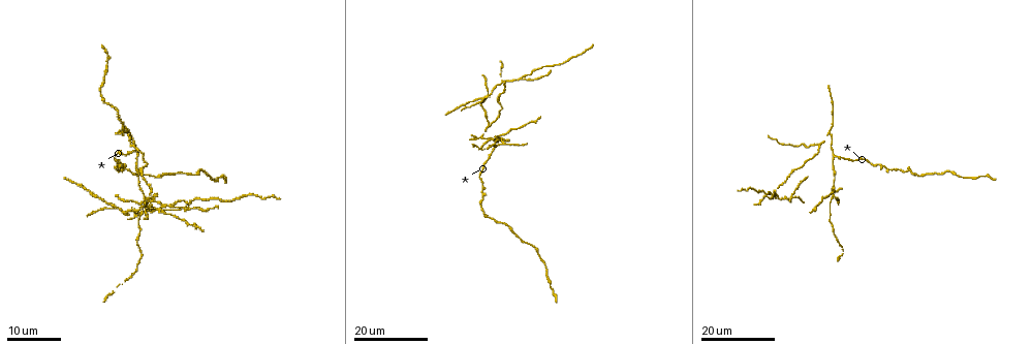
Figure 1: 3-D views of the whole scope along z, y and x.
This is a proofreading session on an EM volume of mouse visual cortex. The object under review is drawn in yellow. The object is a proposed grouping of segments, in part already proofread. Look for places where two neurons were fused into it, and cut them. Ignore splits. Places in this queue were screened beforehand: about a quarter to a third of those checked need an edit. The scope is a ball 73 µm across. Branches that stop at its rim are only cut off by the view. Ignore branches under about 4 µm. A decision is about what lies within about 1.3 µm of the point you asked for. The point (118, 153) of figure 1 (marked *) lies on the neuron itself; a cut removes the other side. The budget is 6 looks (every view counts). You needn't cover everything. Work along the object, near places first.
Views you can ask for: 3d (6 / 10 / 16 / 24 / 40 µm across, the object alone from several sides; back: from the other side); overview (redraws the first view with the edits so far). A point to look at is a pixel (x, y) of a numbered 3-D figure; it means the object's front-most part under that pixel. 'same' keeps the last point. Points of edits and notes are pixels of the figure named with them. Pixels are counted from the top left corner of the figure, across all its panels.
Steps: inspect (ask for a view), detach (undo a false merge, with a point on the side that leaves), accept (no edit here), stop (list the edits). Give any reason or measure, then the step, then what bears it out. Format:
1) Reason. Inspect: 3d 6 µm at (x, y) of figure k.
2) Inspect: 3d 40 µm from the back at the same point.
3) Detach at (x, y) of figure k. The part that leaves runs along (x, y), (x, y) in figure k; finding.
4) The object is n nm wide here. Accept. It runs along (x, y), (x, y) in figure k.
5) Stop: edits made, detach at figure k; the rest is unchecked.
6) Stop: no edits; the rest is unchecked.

Three-way junction. Inspect: 3d 24 µm at (150, 203) of figure 1.

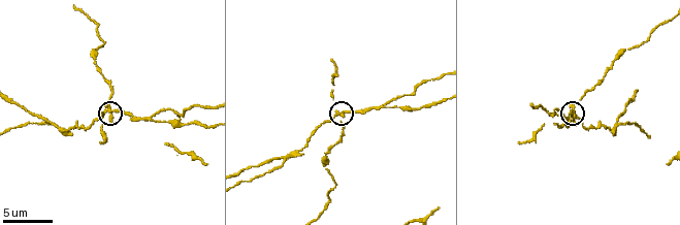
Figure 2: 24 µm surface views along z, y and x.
Inspect: 3d 6 µm at (573, 110) of figure 2.

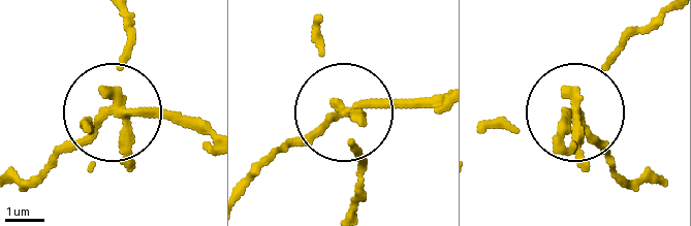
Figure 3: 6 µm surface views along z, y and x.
The object is 200 nm wide here. Detach at (120, 161) of figure 3. The part that leaves runs along (120, 107), (206, 124) in figure 3; a second neuron is stuck on.

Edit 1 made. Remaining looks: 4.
Inspect: 3d 16 µm at (818, 145) of figure 1.

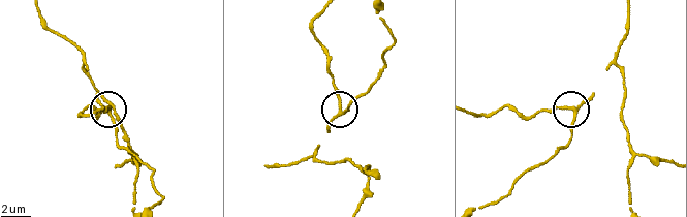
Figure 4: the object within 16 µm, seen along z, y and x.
Inspect: 3d 10 µm at (340, 113) of figure 4.

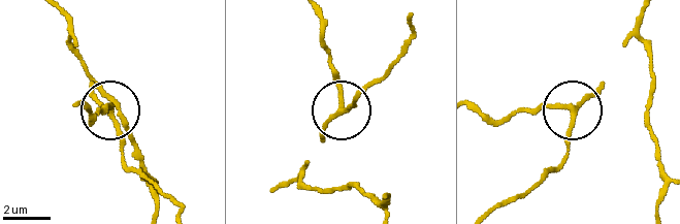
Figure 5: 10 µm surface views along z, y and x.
Accept. It runs along (670, 178), (640, 42), (575, 105), (512, 113) in figure 5; continuous, no second neuron.

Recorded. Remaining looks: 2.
Three arms meet. Inspect: 3d 24 µm at (835, 155) of figure 1.

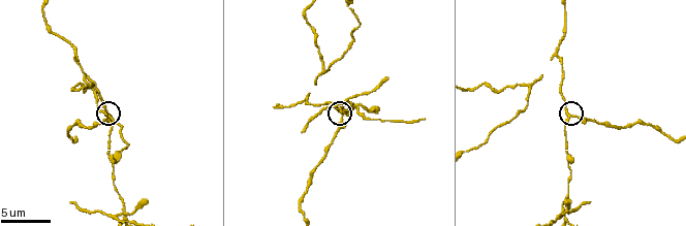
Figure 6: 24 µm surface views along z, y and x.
Closer look. Inspect: 3d 10 µm at (569, 118) of figure 6.

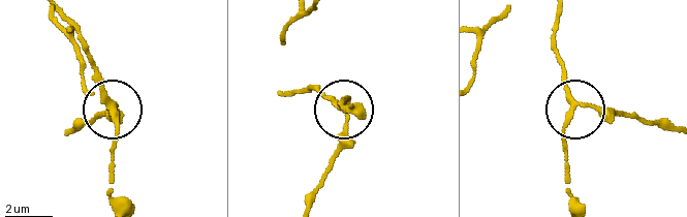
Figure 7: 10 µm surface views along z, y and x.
Accept. It runs along (304, 206), (337, 146), (345, 98) in figure 7; one neuron here.

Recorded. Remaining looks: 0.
Stop: edits made, detach at figure 3; the rest is unchecked.

